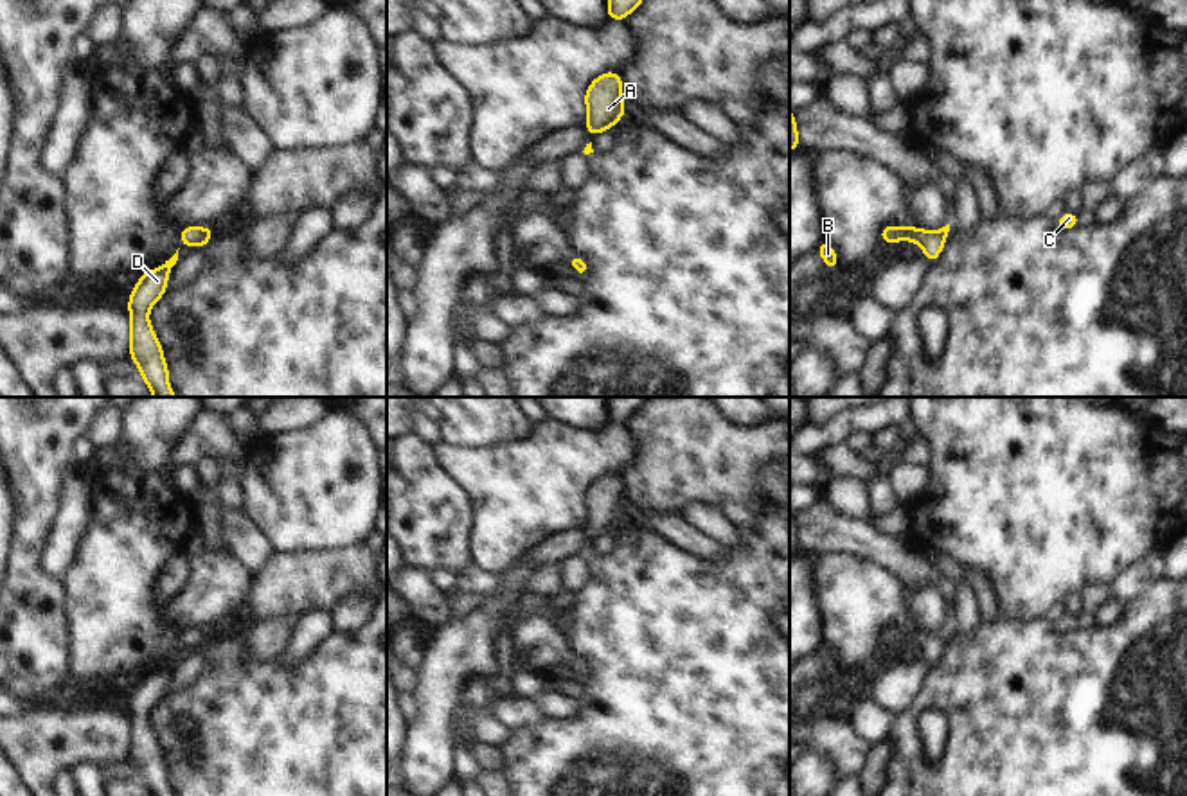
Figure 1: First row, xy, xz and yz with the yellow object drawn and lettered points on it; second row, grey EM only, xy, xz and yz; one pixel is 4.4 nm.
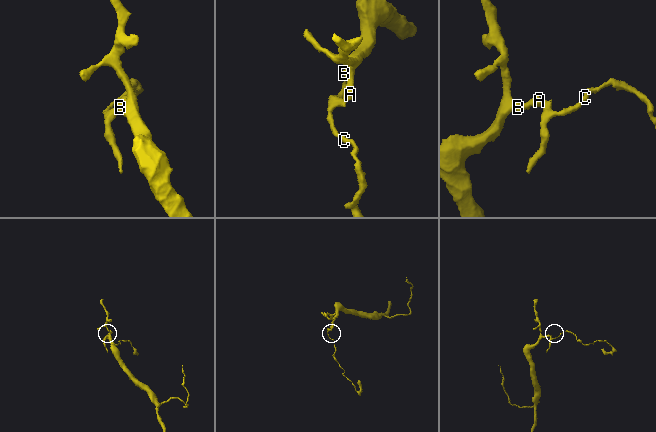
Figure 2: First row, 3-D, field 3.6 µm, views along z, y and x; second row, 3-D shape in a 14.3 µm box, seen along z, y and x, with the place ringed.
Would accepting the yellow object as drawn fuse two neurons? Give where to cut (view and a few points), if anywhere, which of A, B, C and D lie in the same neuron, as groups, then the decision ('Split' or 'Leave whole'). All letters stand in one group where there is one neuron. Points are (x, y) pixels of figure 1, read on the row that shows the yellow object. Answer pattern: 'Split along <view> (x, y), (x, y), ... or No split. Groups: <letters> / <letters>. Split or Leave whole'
No split. Groups: A B C D. Leave whole.

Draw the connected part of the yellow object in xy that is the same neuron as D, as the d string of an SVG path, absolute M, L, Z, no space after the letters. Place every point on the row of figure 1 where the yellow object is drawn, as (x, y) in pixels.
M178 250L160 268L147 270L133 286L128 300L129 359L138 367L138 374L153 397L176 397L169 385L164 349L149 322L149 311L165 295L169 273L176 261Z

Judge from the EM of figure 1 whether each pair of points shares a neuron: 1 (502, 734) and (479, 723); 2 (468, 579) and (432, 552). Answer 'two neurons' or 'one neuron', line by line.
1: one neuron
2: two neurons

